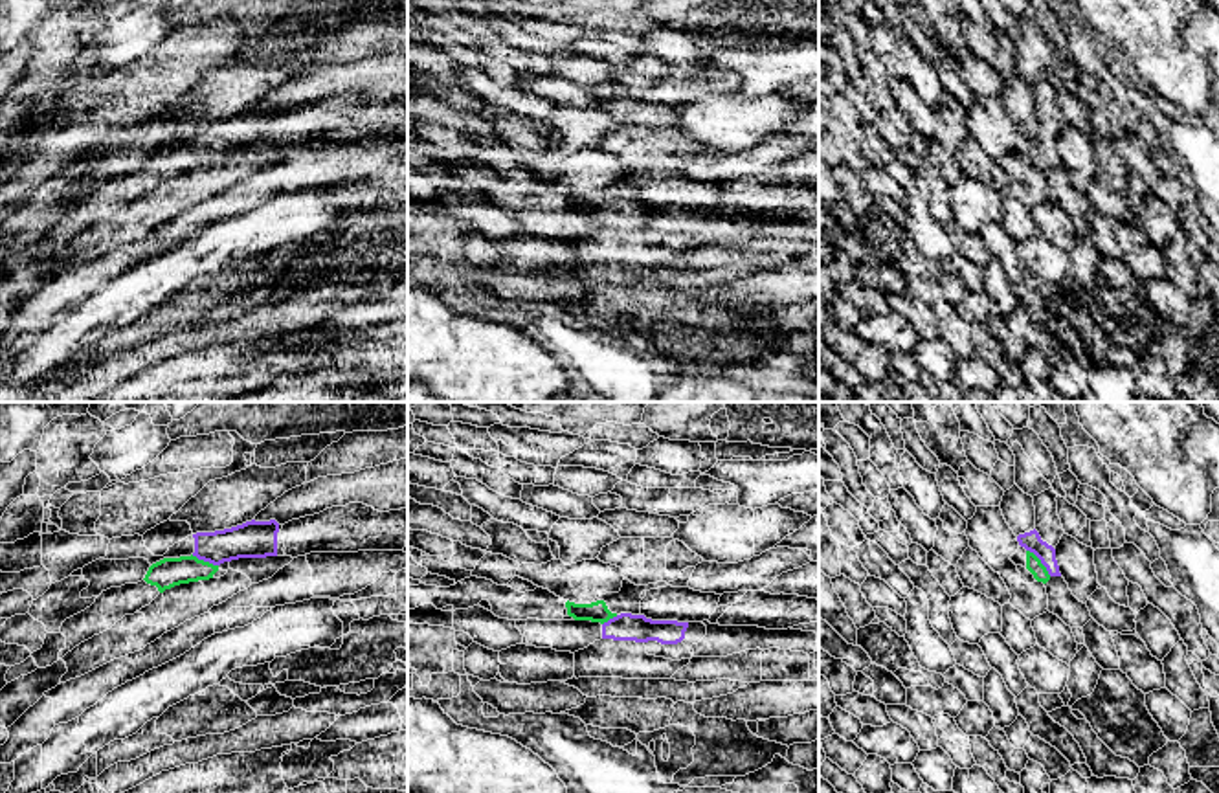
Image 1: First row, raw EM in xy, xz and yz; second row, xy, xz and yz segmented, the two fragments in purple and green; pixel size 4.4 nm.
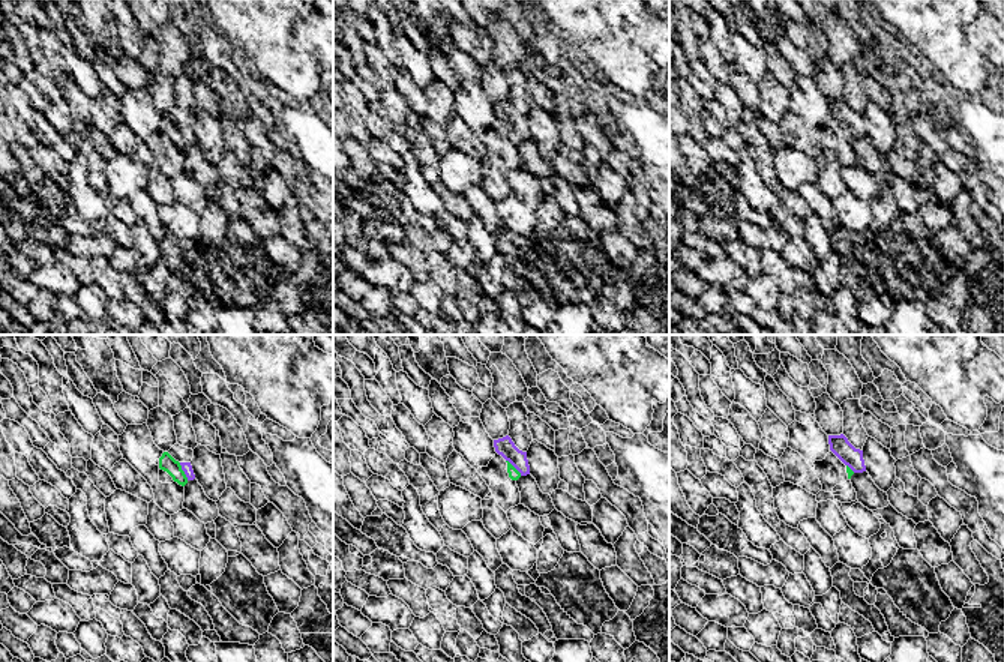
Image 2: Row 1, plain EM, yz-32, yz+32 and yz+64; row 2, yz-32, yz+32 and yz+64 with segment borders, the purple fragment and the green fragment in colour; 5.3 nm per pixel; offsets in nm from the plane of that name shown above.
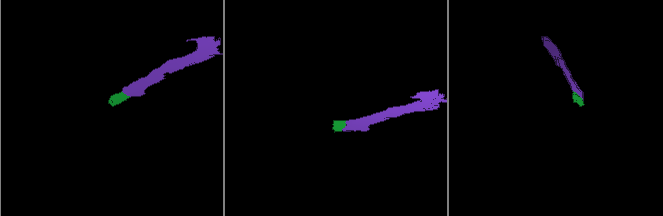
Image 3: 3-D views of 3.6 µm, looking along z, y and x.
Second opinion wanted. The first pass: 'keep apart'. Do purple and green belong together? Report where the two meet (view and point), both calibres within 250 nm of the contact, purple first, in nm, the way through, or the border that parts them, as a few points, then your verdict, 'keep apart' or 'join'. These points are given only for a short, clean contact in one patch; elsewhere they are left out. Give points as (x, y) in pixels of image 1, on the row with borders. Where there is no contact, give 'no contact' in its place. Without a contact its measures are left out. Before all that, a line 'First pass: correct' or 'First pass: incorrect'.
First pass: incorrect
meets purple in yz at (1041, 562); 90 nm thick on the purple side, 70 nm on the other; runs through yz (1032, 542), (1041, 562), (1034, 566); join

